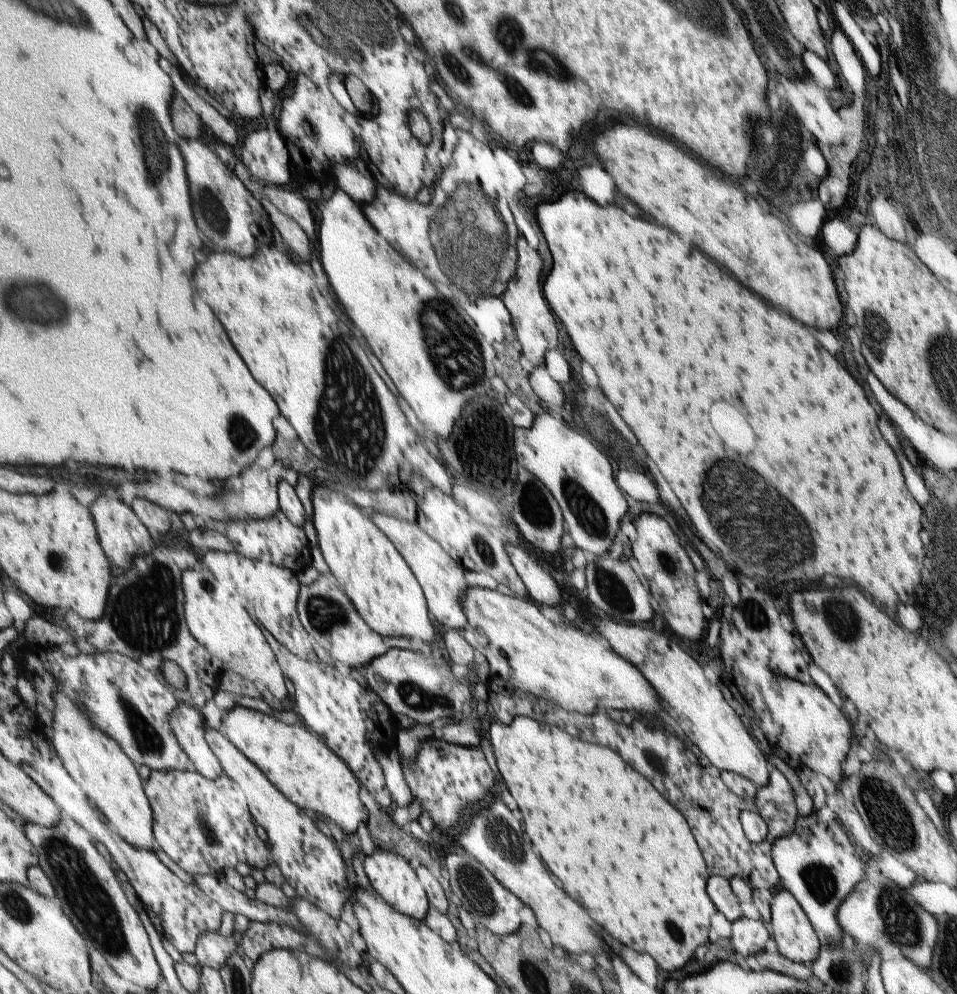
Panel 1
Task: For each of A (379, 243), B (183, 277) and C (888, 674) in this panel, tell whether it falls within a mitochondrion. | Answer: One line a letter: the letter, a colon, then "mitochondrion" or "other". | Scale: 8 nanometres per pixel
A: other
B: other
C: other

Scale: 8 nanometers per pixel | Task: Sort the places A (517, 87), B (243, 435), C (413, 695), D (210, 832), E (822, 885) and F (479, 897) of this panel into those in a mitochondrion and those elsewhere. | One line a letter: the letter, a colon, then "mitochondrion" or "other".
A: mitochondrion
B: mitochondrion
C: mitochondrion
D: mitochondrion
E: mitochondrion
F: mitochondrion

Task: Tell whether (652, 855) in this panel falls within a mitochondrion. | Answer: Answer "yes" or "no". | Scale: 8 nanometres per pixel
no

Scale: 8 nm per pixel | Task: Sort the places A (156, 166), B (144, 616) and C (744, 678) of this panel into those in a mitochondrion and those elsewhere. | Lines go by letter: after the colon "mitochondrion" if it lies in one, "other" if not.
A: mitochondrion
B: mitochondrion
C: other

